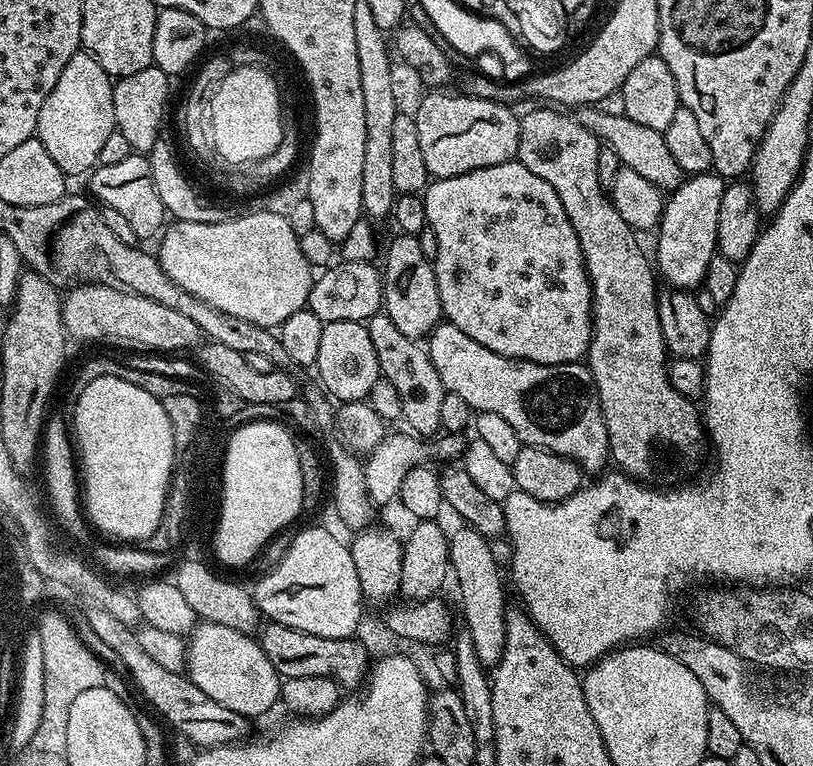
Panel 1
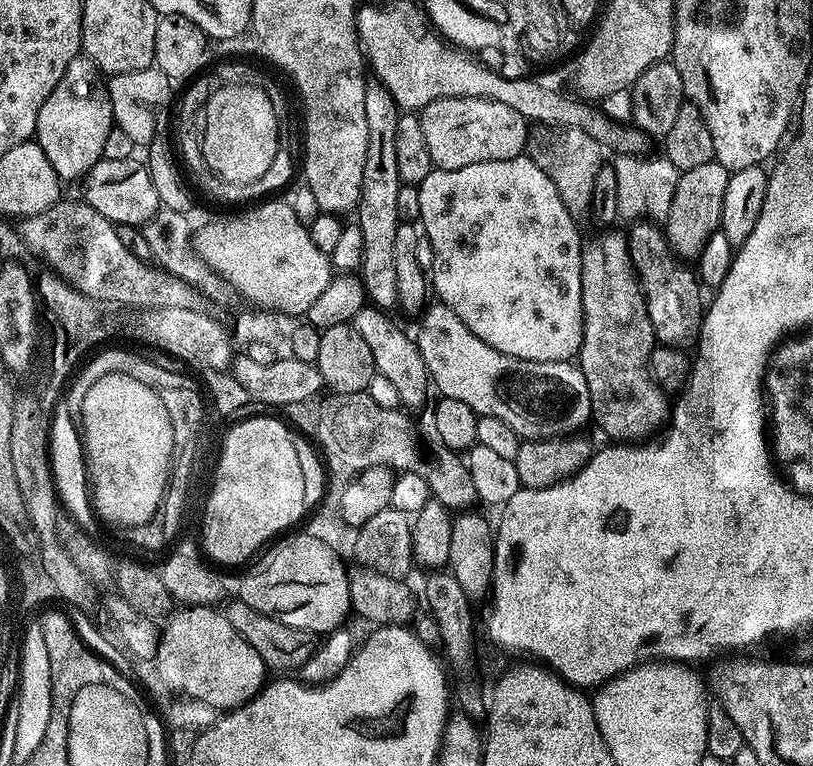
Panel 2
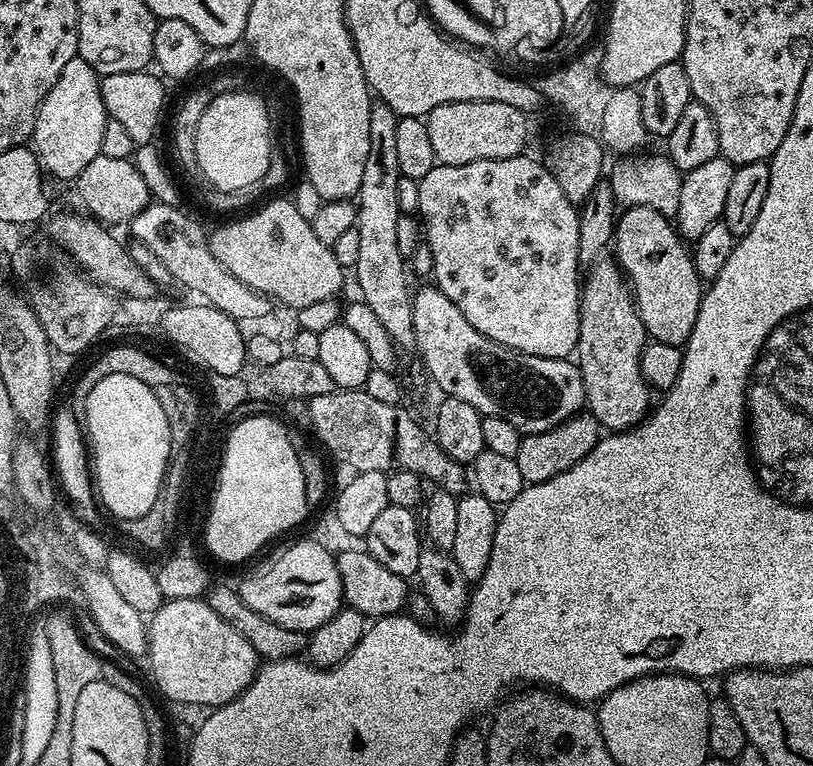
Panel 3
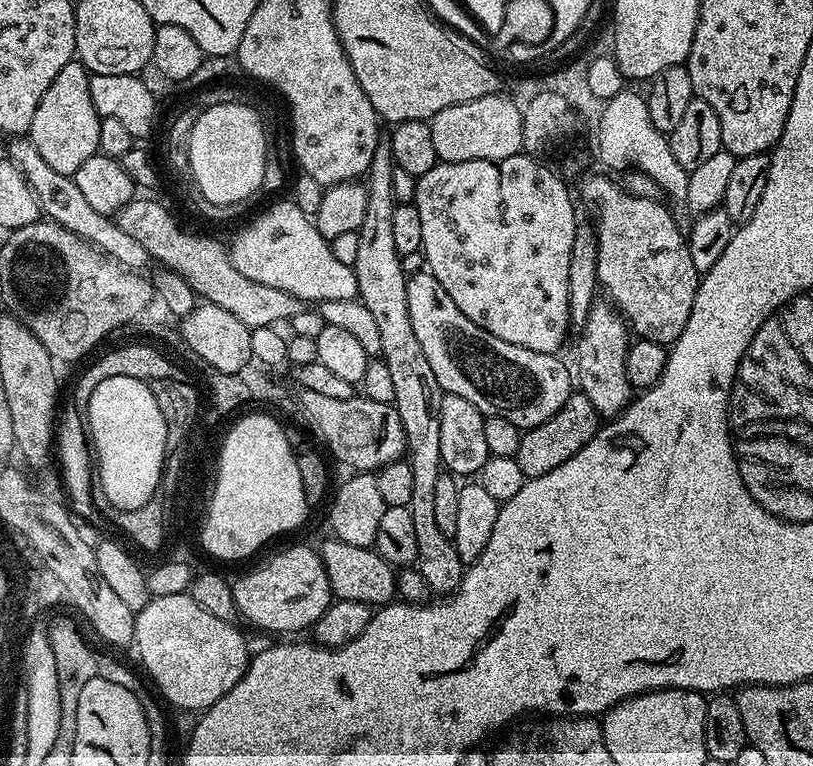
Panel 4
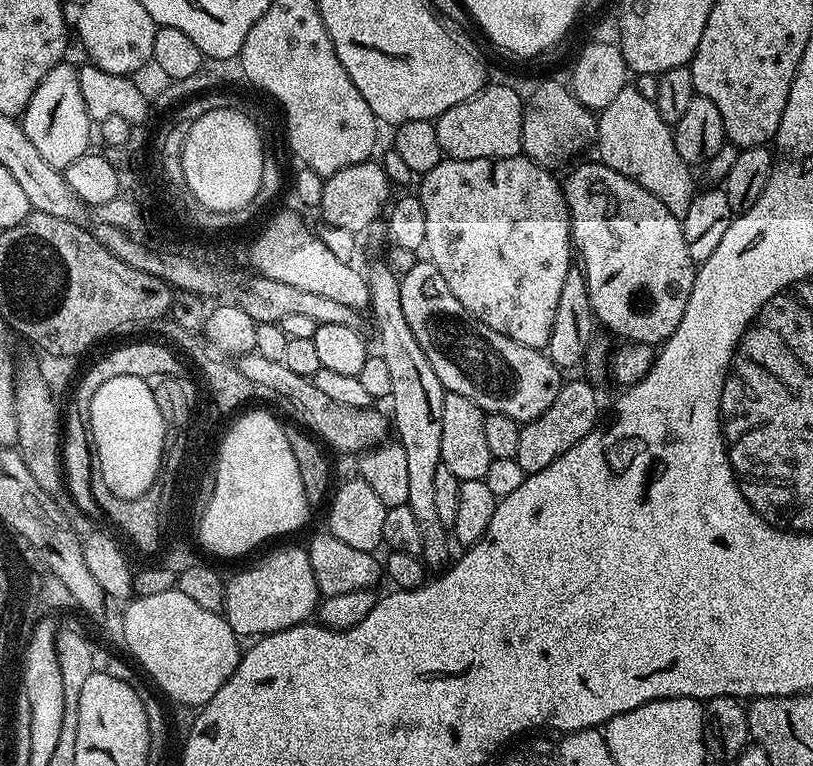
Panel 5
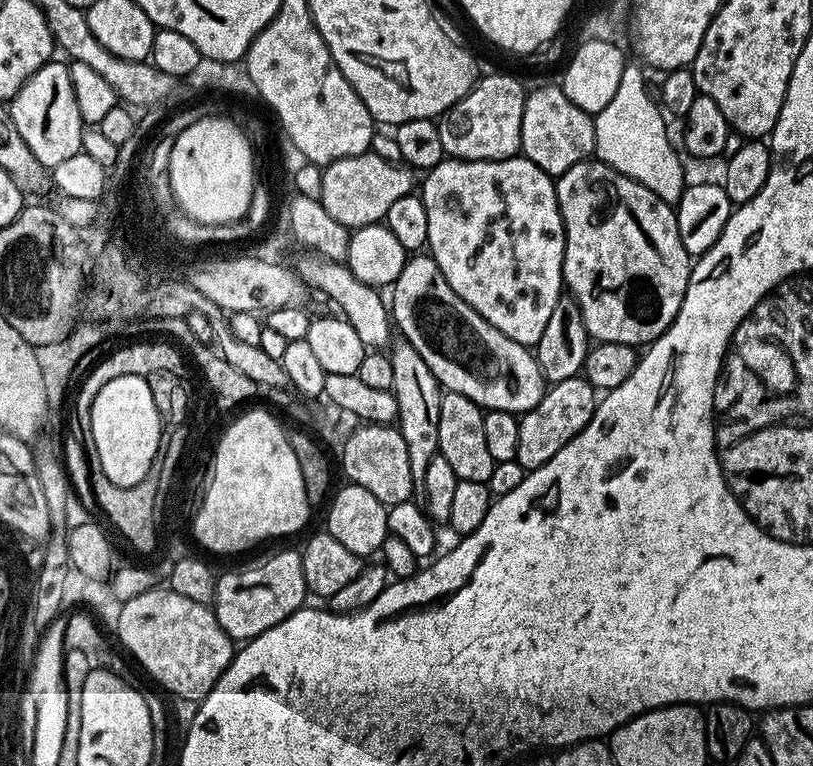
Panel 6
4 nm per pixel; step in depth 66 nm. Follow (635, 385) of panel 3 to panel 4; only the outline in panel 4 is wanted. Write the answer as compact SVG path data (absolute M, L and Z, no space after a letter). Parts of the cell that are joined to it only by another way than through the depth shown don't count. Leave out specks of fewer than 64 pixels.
M593 303L583 328L579 329L580 341L576 344L576 368L574 364L574 372L578 377L579 391L583 392L586 398L590 398L590 402L594 402L594 410L600 413L601 417L615 418L628 407L634 396L632 383L626 376L626 356L630 343L630 329L628 321L616 311L611 303L600 303Z

